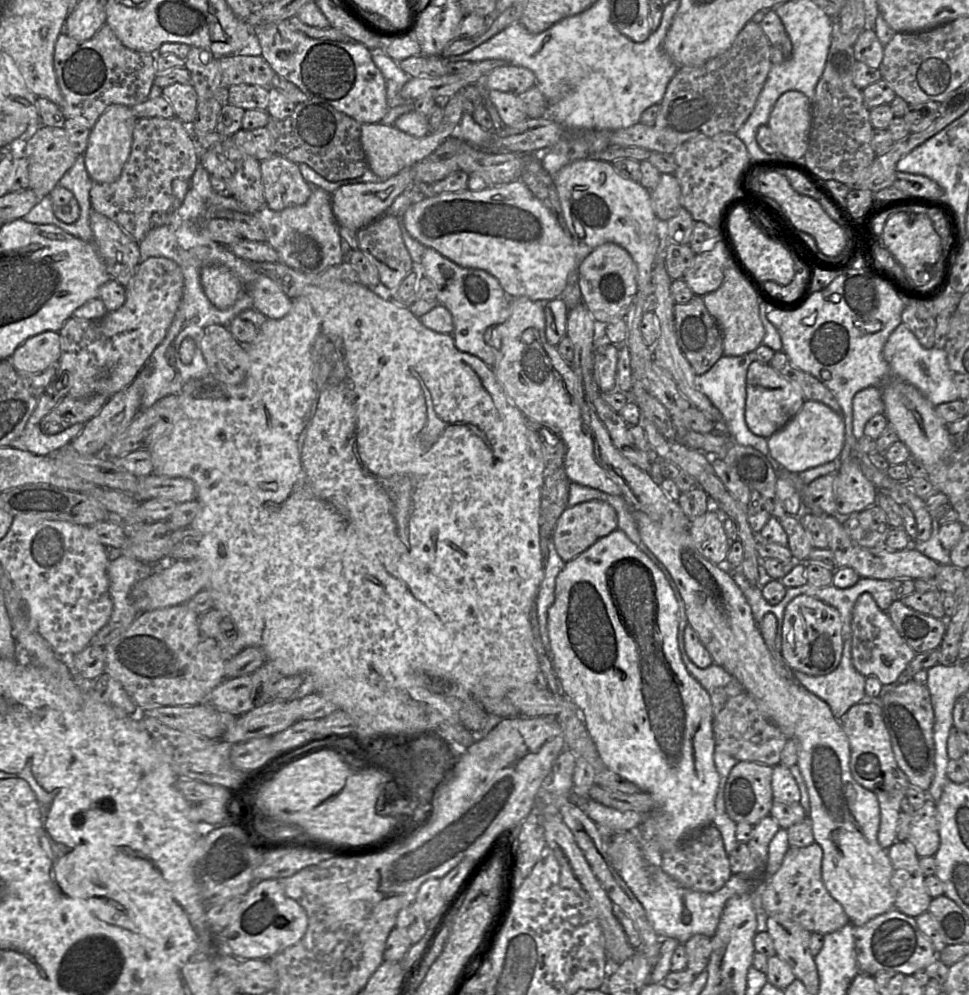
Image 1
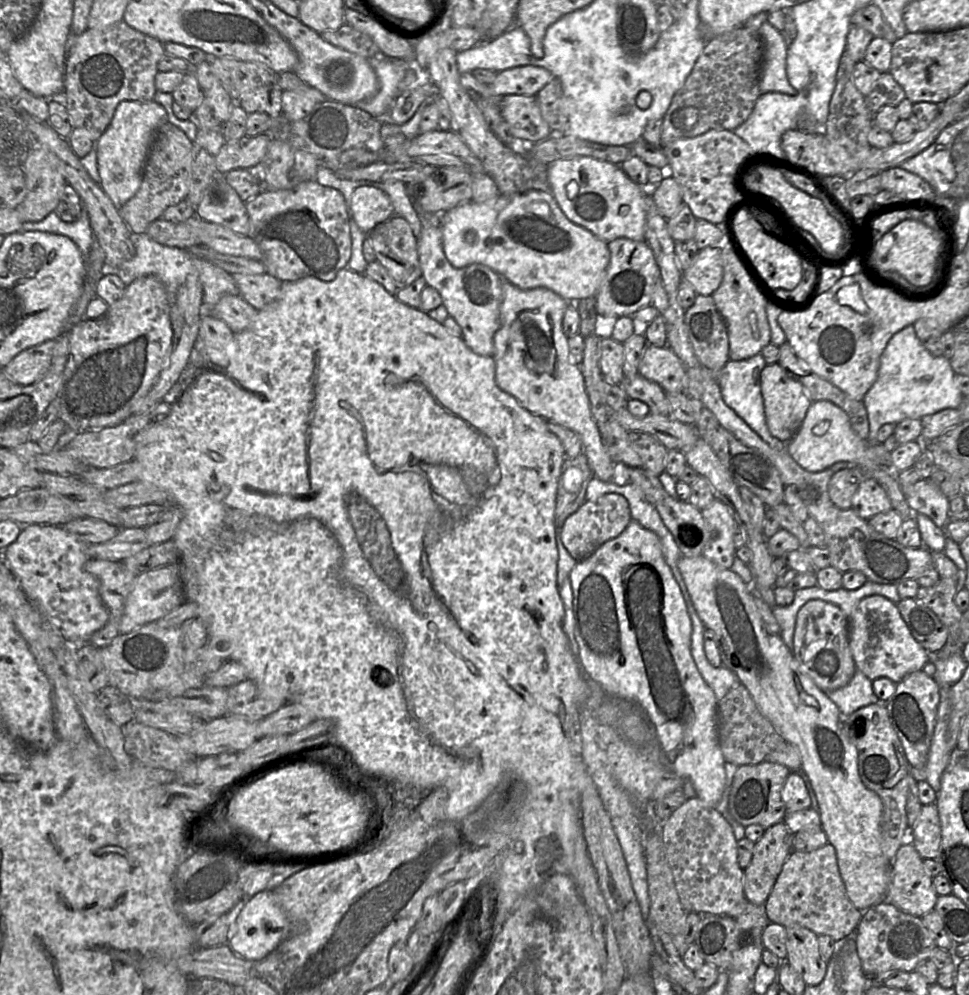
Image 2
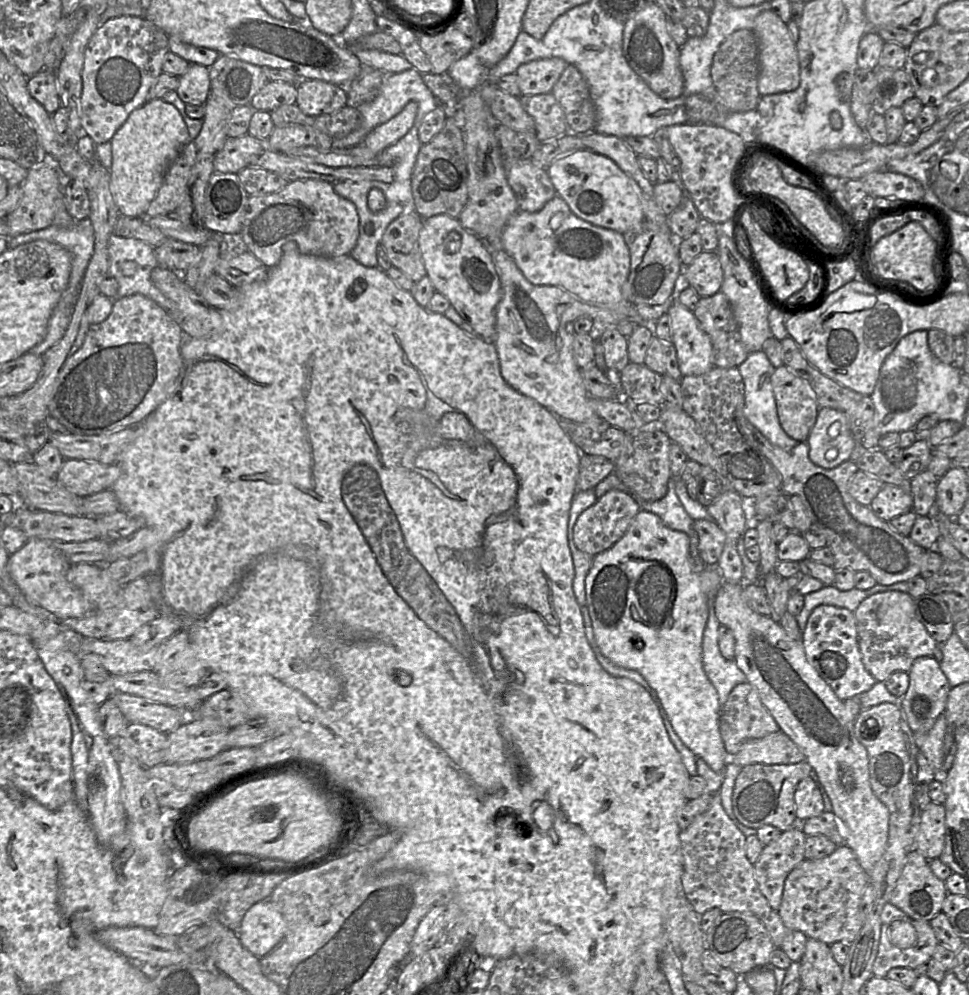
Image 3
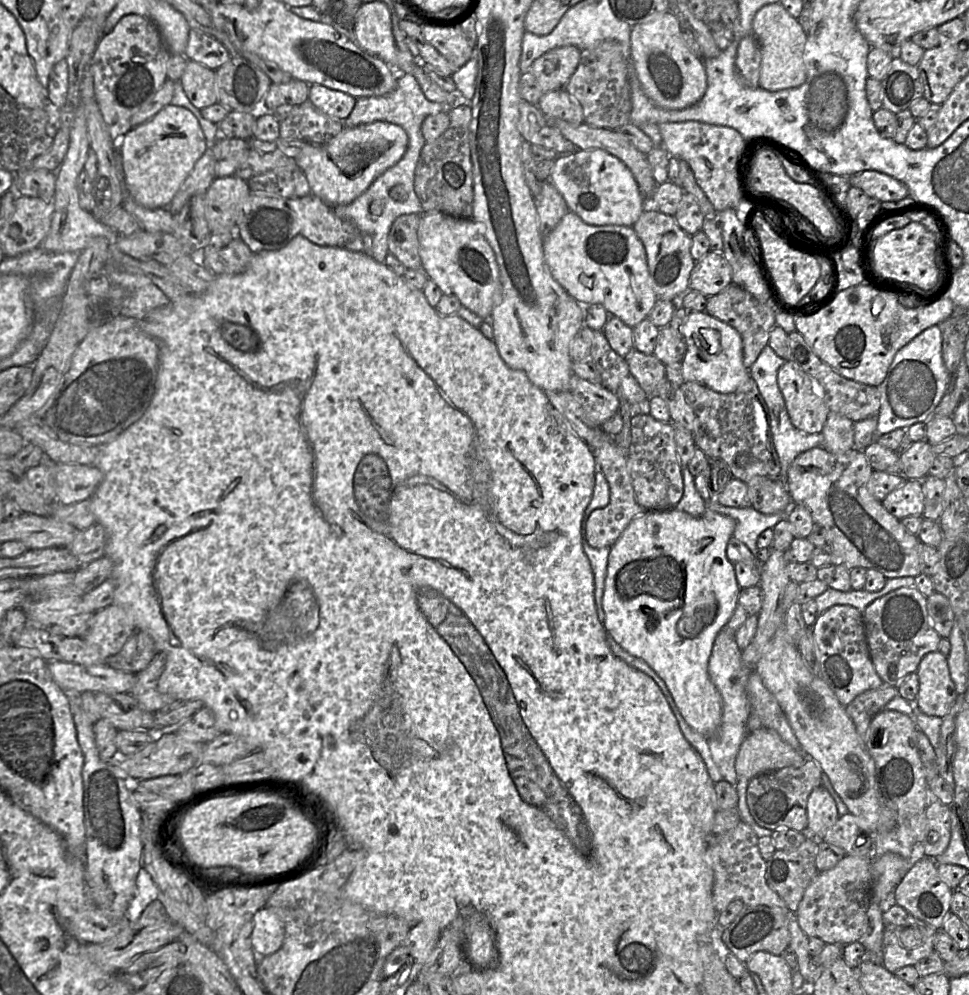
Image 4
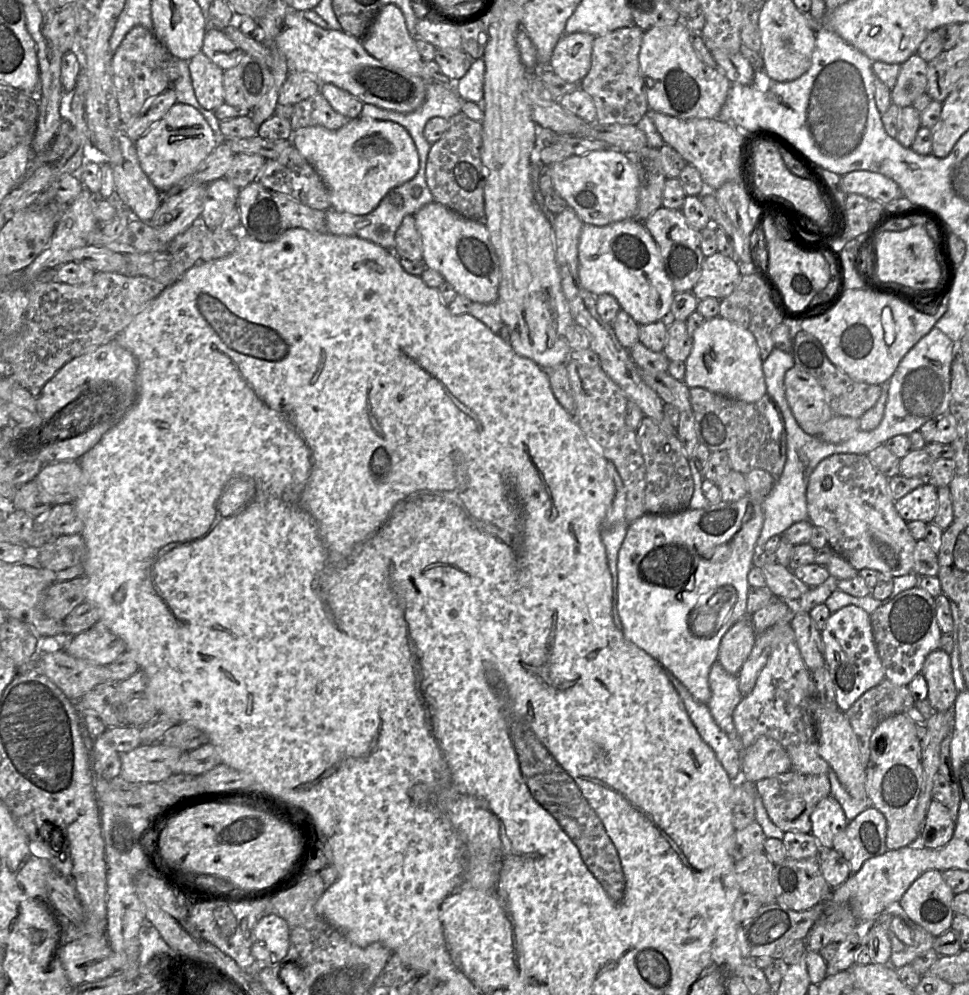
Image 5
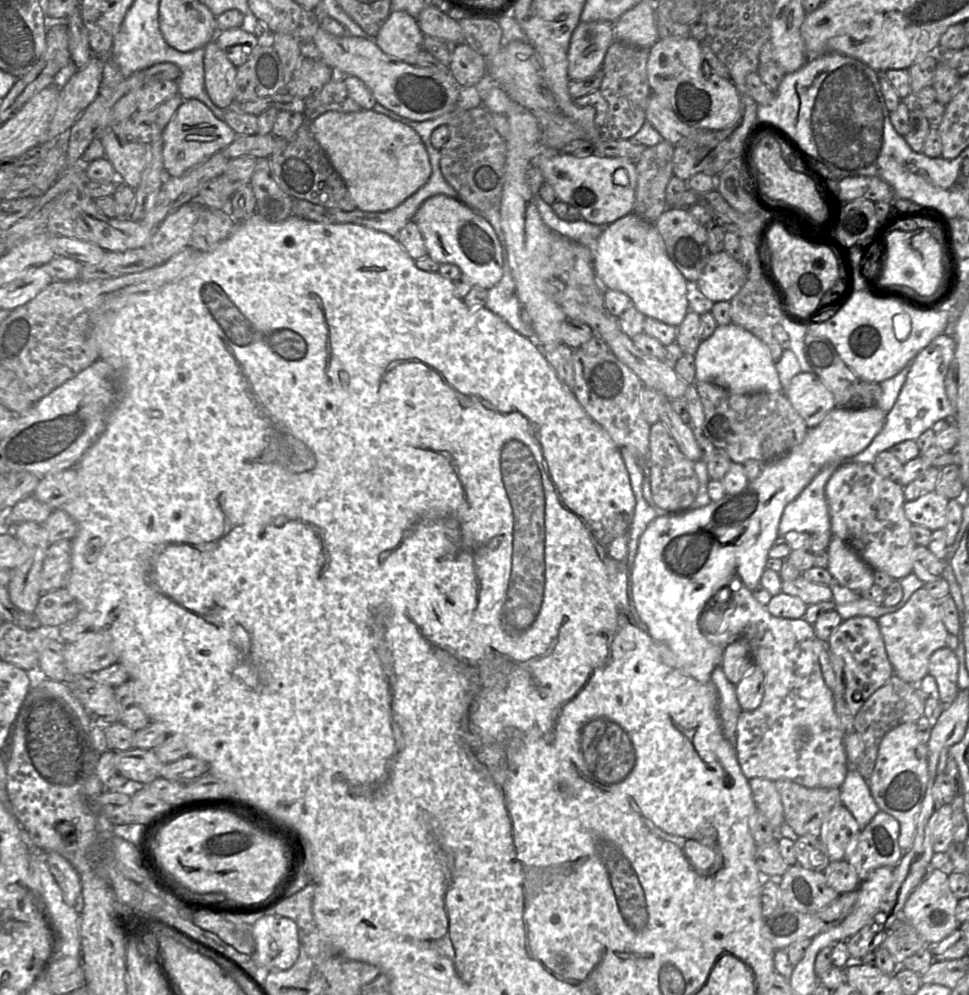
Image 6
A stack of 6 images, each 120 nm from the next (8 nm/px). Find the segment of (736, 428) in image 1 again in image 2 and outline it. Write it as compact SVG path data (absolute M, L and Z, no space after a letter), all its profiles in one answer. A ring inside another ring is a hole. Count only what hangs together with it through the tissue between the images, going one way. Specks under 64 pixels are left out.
M760 353L745 360L729 360L720 369L717 383L727 406L733 409L773 449L786 450L787 442L772 436L766 422L760 385L760 374L766 365Z

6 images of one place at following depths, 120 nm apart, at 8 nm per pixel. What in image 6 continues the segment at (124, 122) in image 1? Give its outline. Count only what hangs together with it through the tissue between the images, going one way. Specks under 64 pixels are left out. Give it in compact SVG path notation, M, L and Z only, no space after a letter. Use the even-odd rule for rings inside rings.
M185 100L161 134L164 168L169 177L181 177L230 145L237 134L199 100Z

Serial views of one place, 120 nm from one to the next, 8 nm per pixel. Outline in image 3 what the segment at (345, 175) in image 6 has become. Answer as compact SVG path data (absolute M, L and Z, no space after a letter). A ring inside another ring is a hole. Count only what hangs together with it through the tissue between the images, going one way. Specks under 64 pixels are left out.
M408 102L404 108L384 124L374 128L364 139L363 144L373 152L381 152L400 140L414 125L418 105Z

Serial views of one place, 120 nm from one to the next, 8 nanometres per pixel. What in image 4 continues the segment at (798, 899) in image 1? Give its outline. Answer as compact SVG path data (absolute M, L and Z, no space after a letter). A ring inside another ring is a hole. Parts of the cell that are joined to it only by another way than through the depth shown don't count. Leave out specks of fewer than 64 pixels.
M845 855L834 868L817 874L805 890L794 915L808 937L817 937L826 944L858 942L867 927L867 909L872 901L871 888L871 859Z

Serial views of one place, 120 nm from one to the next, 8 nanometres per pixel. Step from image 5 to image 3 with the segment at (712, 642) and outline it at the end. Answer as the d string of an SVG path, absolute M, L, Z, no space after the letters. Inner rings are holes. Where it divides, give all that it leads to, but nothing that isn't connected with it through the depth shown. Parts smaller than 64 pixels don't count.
M641 510L632 520L628 530L614 545L602 553L594 556L592 566L585 578L586 607L592 622L594 638L601 654L615 665L633 670L639 673L649 684L650 696L654 699L660 715L667 715L667 718L682 743L697 757L704 760L707 765L717 773L722 773L730 762L724 742L720 734L720 712L721 704L715 687L708 679L703 669L702 662L702 638L707 625L712 600L717 591L724 583L723 575L716 565L704 563L696 553L696 535L689 536L667 527L661 518L651 512Z

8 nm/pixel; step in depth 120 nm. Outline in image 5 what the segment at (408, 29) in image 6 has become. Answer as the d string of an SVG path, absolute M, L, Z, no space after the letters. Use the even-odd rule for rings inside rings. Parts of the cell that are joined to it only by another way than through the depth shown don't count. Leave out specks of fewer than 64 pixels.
M394 4L382 6L366 34L358 39L360 39L364 49L372 57L409 74L420 77L425 82L426 88L436 82L424 71L423 60L416 48L414 37L407 30L402 12Z

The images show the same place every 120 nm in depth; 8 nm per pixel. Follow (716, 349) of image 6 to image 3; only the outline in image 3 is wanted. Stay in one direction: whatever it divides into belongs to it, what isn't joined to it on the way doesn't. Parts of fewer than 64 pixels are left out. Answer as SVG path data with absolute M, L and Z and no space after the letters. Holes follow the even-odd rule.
M672 299L667 314L671 321L672 344L682 376L699 376L716 367L710 337L701 329L693 311Z

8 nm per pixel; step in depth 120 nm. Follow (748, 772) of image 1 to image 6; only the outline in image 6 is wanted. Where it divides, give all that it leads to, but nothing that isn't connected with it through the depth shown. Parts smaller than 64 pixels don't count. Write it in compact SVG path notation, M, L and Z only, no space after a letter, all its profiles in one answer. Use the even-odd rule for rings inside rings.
M779 779L775 785L781 796L785 824L799 836L819 838L824 819L834 806L842 804L838 788L807 788L789 779Z

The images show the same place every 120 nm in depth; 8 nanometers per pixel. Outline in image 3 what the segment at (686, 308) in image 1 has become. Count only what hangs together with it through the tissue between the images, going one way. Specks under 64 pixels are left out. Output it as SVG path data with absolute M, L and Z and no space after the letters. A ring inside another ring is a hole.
M721 291L700 297L693 311L701 329L710 337L713 364L738 368L749 356L743 345L731 305Z

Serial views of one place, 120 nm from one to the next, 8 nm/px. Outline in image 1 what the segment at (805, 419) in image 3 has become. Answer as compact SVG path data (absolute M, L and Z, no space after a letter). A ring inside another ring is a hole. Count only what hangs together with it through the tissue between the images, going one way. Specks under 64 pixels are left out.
M753 361L746 377L745 421L756 435L769 438L782 429L801 409L806 401L800 390L781 376L769 364Z

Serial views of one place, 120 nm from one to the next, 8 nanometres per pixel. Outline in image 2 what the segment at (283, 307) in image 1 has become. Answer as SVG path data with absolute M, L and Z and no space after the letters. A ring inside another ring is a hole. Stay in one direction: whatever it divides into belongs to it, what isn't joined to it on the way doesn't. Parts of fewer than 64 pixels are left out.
M269 273L258 275L233 274L239 294L257 311L275 301L281 292L282 282Z

